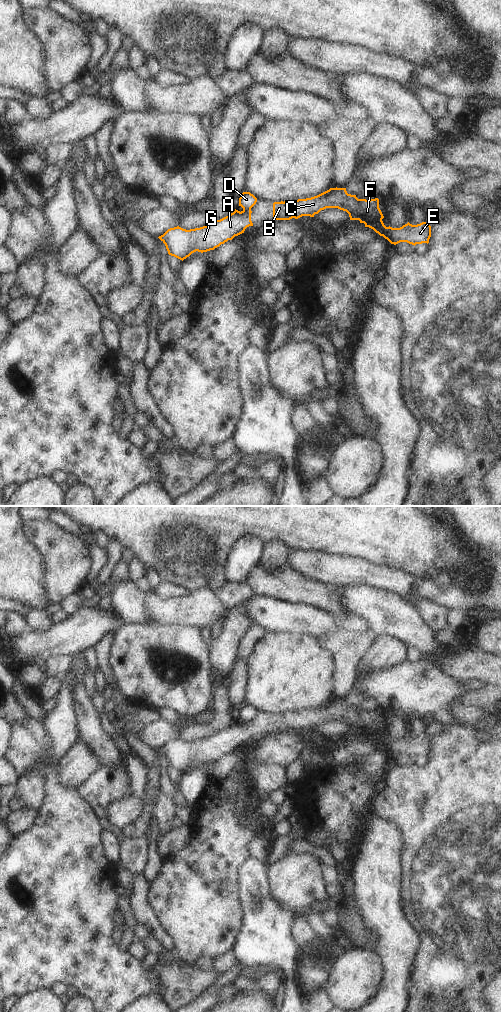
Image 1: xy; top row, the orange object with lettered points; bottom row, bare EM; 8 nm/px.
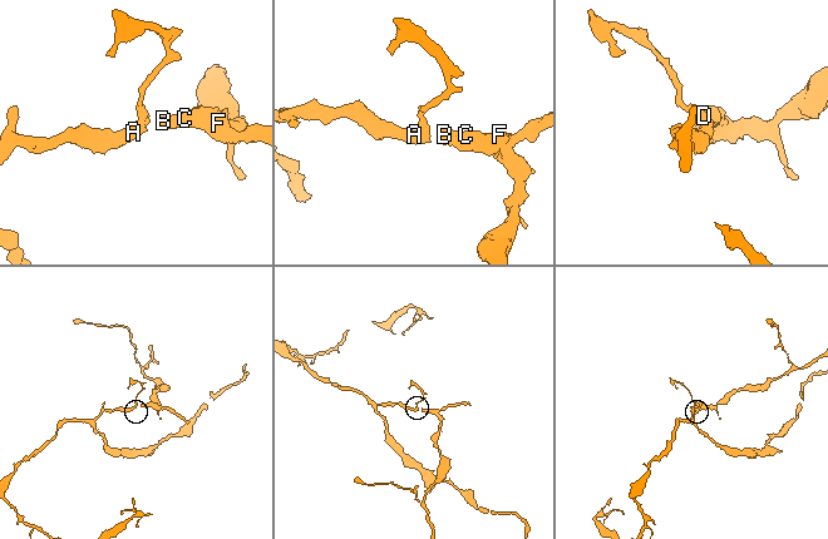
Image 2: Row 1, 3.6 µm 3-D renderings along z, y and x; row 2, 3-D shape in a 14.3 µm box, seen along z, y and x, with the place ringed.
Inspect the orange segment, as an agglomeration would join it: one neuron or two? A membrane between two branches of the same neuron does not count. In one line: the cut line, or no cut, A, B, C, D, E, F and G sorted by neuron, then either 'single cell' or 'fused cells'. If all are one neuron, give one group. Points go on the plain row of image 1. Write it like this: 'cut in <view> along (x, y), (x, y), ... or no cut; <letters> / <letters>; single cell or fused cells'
cut in xy along (243, 721), (250, 722); A B C E F G / D; fused cells

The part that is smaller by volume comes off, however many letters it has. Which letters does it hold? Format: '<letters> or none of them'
D

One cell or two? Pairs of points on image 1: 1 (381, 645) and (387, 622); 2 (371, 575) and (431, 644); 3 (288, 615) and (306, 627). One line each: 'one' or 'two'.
1: two
2: two
3: one

